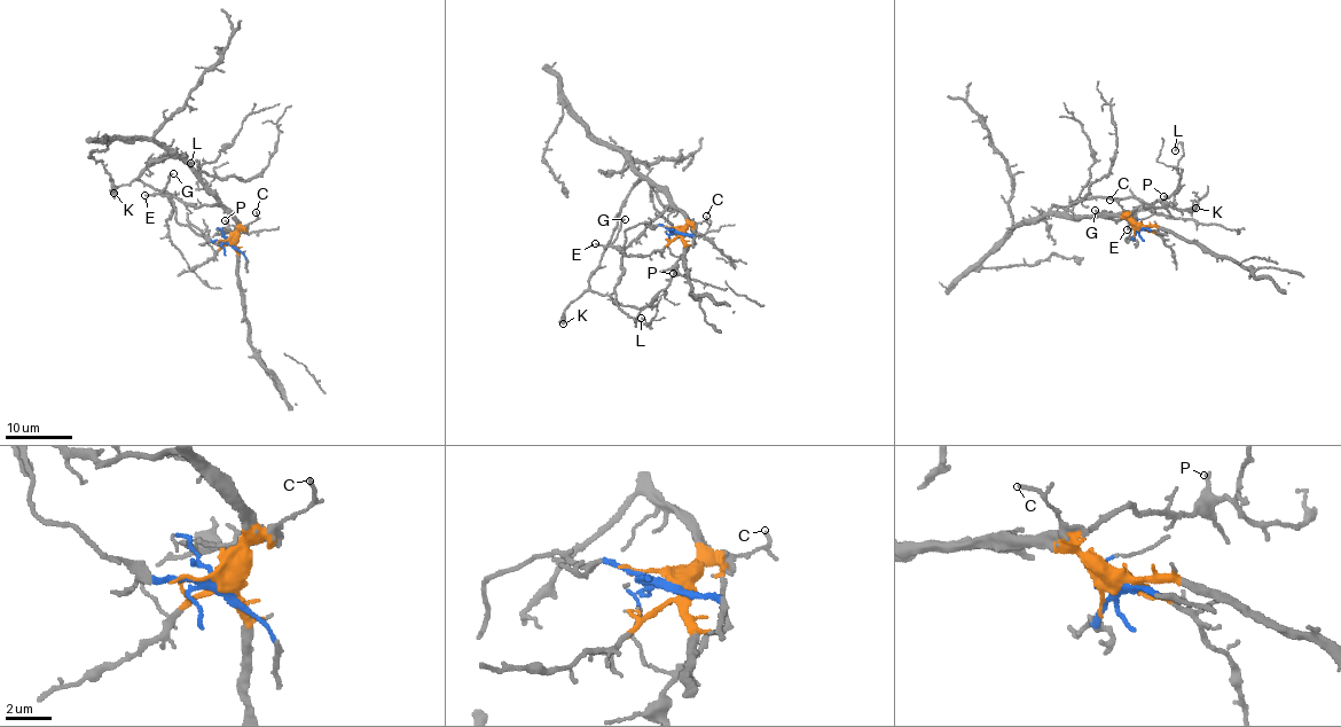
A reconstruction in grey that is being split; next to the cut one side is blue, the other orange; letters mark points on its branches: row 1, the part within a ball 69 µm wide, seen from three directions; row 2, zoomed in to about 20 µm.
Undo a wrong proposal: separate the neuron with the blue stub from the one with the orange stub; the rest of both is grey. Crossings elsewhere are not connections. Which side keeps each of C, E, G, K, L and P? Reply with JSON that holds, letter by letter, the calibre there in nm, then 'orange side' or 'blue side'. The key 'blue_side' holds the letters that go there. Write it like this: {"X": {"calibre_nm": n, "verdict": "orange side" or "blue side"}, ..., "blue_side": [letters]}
{"C": {"calibre_nm": 130, "verdict": "orange side"}, "E": {"calibre_nm": 170, "verdict": "blue side"}, "G": {"calibre_nm": 130, "verdict": "blue side"}, "K": {"calibre_nm": 320, "verdict": "orange side"}, "L": {"calibre_nm": 110, "verdict": "orange side"}, "P": {"calibre_nm": 130, "verdict": "orange side"}, "blue_side": ["E", "G"]}

